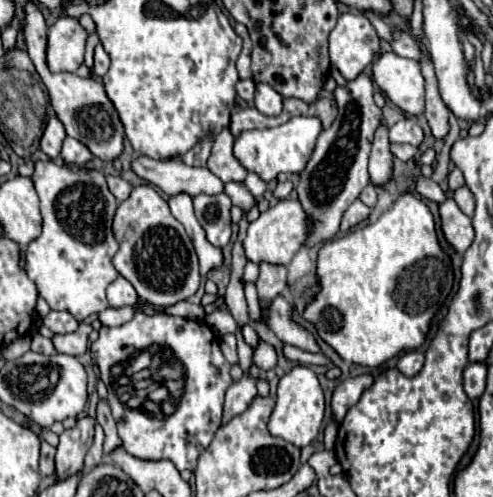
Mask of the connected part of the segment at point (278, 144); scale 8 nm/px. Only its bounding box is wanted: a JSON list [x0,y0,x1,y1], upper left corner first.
[233,117,323,181]

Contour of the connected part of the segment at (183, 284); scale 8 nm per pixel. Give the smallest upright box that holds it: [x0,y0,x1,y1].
[113,185,201,307]

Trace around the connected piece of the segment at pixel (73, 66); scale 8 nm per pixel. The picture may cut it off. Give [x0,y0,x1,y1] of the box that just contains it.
[47,17,87,73]

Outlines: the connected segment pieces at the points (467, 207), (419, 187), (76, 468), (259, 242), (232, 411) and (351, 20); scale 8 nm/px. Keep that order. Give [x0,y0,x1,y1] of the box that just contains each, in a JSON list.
[[453,185,475,217],[415,177,447,203],[55,417,95,481],[243,199,313,265],[223,375,257,425],[329,13,379,81]]

